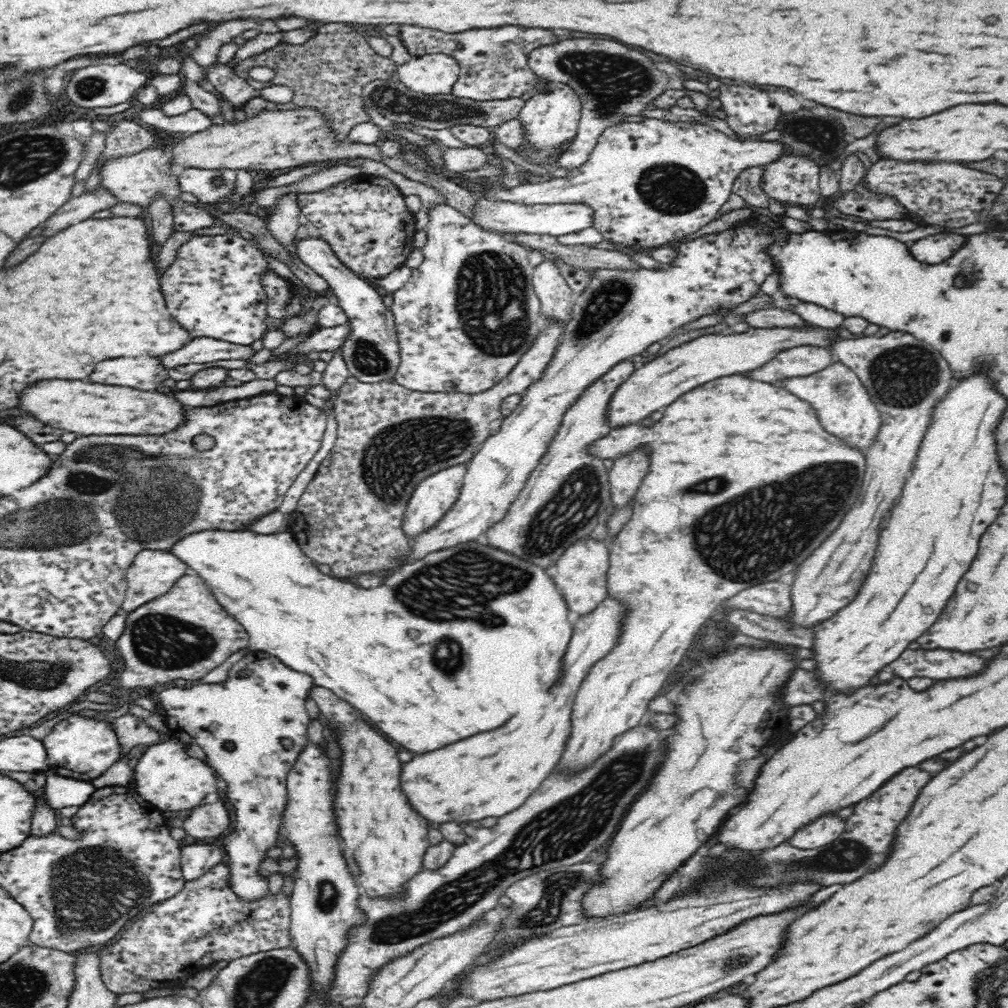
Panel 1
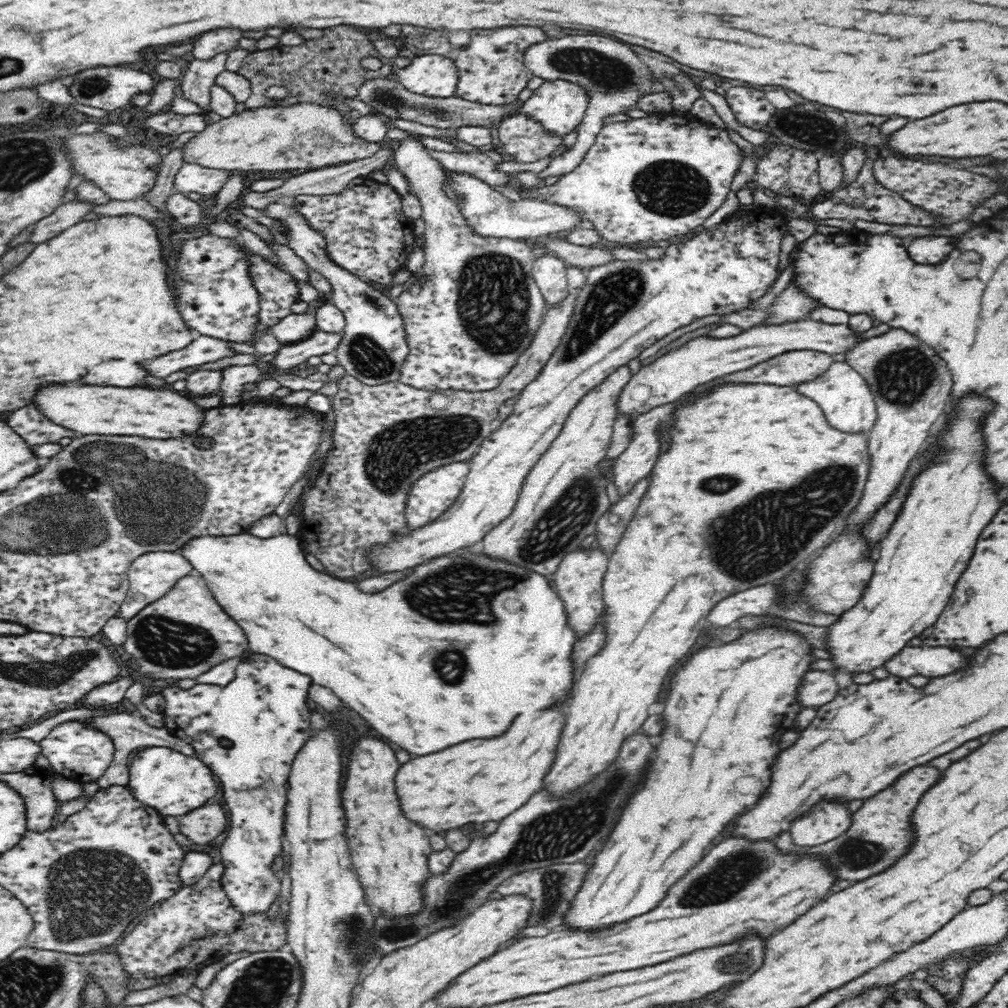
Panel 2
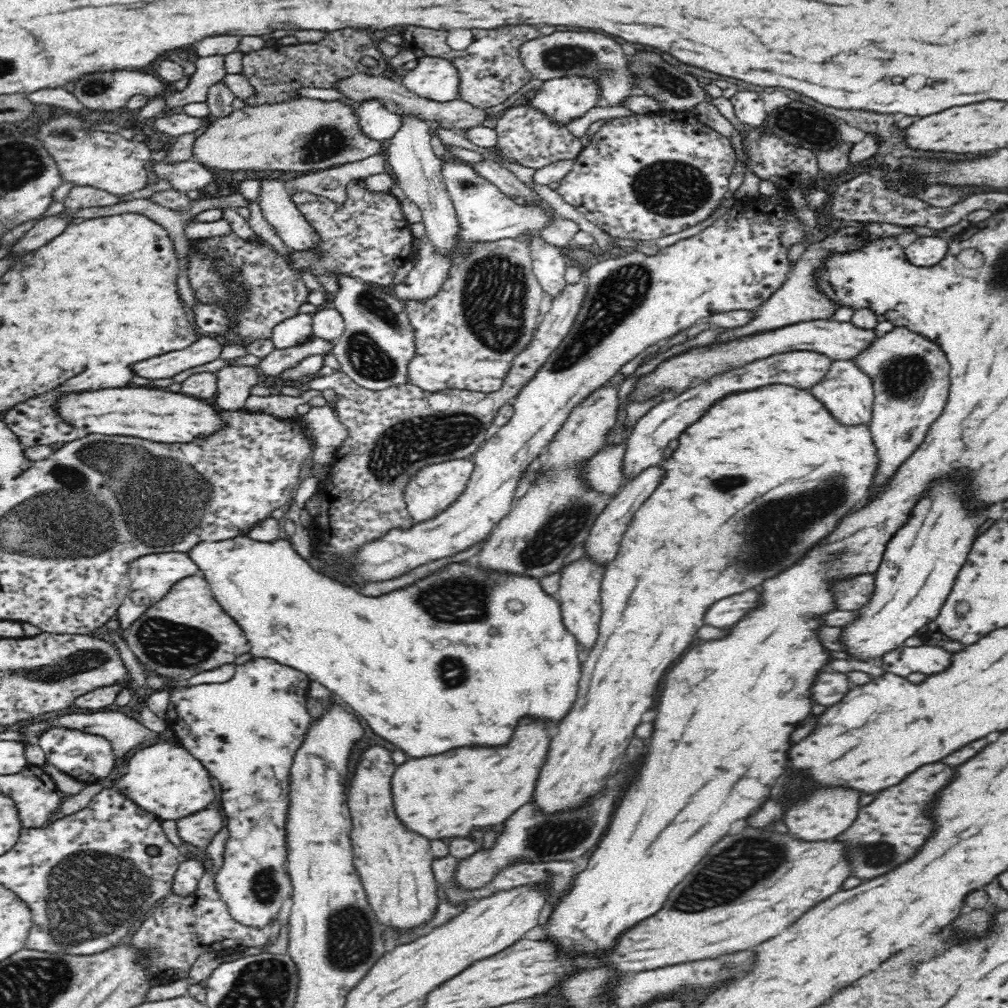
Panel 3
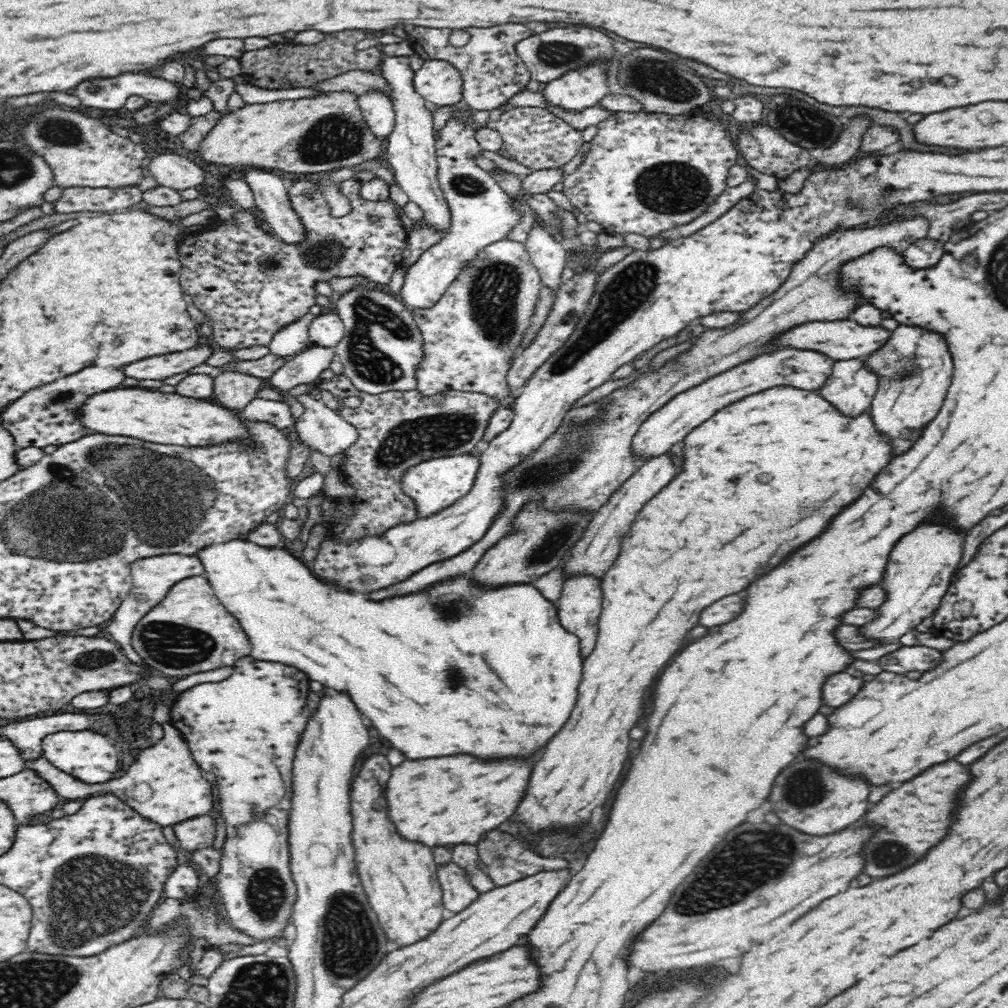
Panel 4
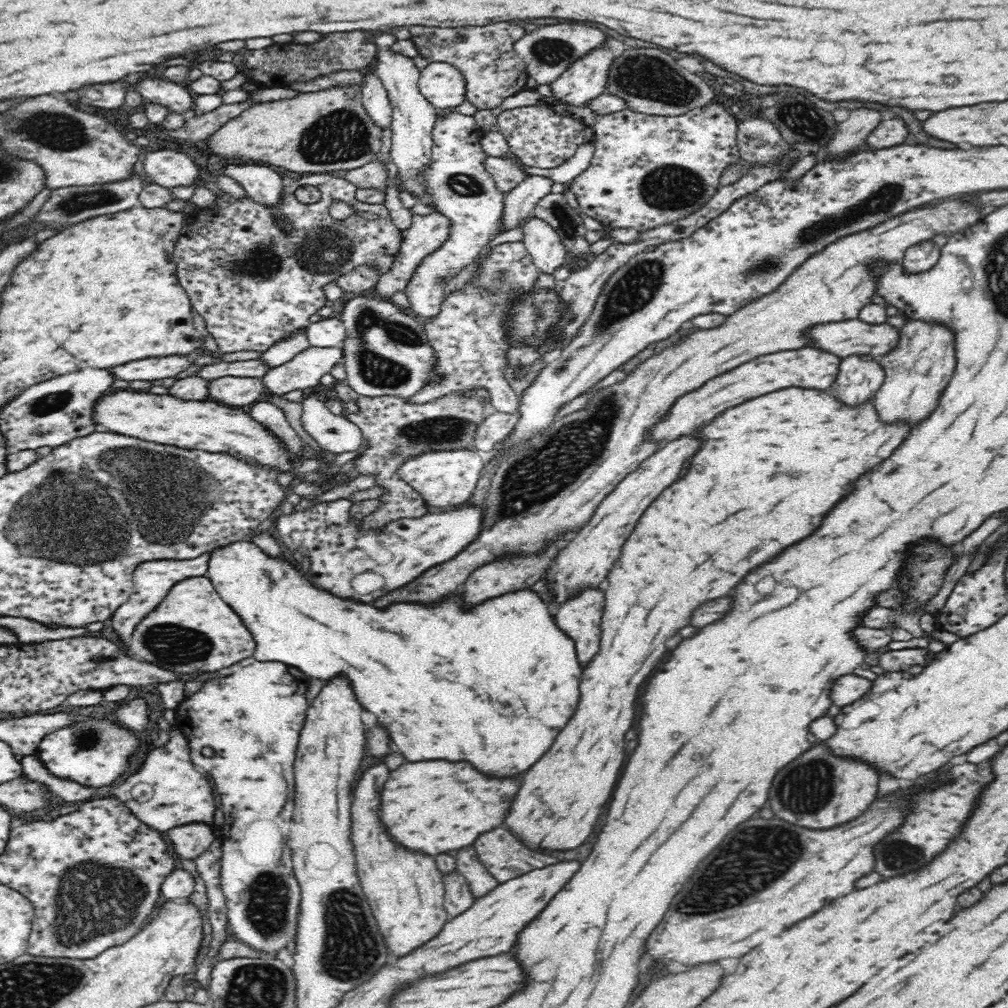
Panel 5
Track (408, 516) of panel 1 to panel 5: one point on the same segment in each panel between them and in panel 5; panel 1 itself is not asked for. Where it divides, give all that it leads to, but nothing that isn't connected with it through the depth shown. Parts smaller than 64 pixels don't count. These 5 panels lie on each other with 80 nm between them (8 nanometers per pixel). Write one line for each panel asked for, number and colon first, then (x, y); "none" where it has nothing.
2: (431, 495)
3: (431, 490)
4: (436, 484)
5: (445, 479)

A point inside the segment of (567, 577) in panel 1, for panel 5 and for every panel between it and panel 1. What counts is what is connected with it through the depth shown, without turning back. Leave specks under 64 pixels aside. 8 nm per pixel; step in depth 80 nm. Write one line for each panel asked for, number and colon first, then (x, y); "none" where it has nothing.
2: (578, 579)
3: (579, 594)
4: (580, 603)
5: (579, 617)

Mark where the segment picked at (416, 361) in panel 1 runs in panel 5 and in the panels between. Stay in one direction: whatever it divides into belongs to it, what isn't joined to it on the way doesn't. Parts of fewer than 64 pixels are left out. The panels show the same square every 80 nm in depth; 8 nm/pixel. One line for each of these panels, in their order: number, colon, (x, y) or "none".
2: (476, 310)
3: (466, 337)
4: (470, 336)
5: (468, 335)

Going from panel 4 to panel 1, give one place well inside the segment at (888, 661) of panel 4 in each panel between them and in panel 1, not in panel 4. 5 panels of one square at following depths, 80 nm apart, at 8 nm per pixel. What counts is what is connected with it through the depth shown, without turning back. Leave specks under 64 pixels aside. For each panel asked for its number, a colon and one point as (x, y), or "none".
1: (941, 664)
2: (929, 661)
3: (927, 659)

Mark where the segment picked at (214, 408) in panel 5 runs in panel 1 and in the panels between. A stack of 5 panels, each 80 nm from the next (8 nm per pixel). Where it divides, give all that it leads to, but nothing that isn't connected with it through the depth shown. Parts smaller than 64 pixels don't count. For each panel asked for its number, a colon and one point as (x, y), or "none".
1: (80, 407)
2: (139, 412)
3: (157, 416)
4: (168, 419)

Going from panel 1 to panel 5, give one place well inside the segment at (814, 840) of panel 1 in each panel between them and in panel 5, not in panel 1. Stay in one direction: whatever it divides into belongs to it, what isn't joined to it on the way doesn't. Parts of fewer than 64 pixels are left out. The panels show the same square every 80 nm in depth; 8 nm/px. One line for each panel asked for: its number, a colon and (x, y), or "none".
2: (826, 822)
3: (820, 817)
4: (809, 797)
5: (818, 791)

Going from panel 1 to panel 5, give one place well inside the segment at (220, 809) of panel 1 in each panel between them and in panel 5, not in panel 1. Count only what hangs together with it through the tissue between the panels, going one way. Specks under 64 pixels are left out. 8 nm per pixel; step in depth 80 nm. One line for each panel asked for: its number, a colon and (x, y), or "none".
2: (203, 825)
3: (199, 829)
4: (194, 833)
5: (189, 840)

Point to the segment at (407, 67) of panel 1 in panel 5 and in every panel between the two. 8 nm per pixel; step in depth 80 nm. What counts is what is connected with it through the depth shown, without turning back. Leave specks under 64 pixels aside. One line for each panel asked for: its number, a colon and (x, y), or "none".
2: (432, 75)
3: (436, 78)
4: (437, 81)
5: (443, 85)

